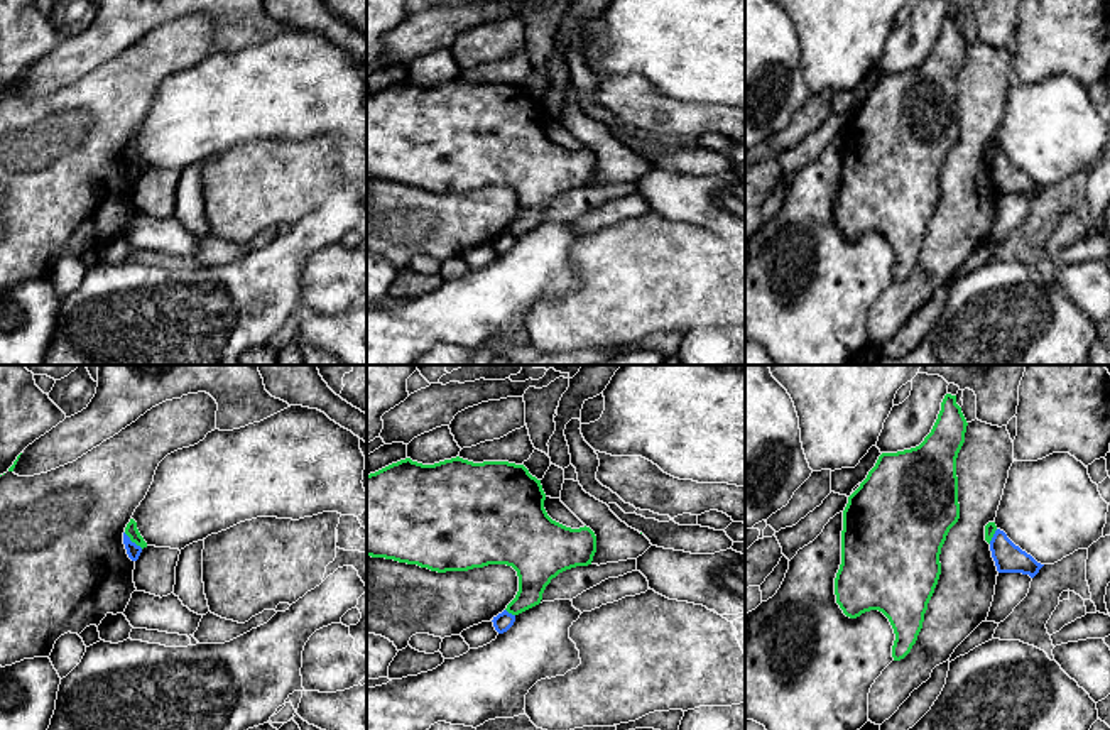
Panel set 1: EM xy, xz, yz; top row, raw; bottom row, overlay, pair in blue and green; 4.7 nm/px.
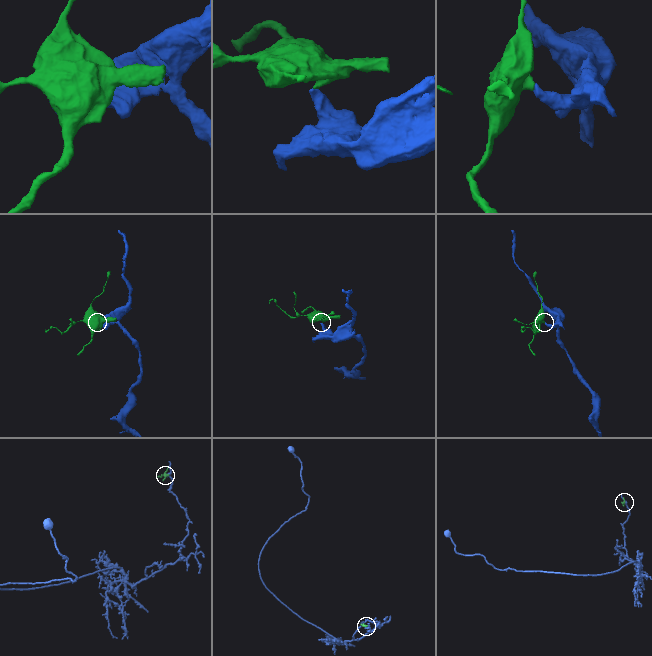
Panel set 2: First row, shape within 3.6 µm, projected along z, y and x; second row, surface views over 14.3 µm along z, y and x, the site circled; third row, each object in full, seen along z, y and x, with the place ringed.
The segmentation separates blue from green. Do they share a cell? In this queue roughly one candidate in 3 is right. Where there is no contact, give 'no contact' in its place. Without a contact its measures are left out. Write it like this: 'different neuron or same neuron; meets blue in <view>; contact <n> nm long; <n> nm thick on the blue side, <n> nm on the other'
different neuron; meets blue in xy; contact 120 nm long; 70 nm thick on the blue side, 60 nm on the other

